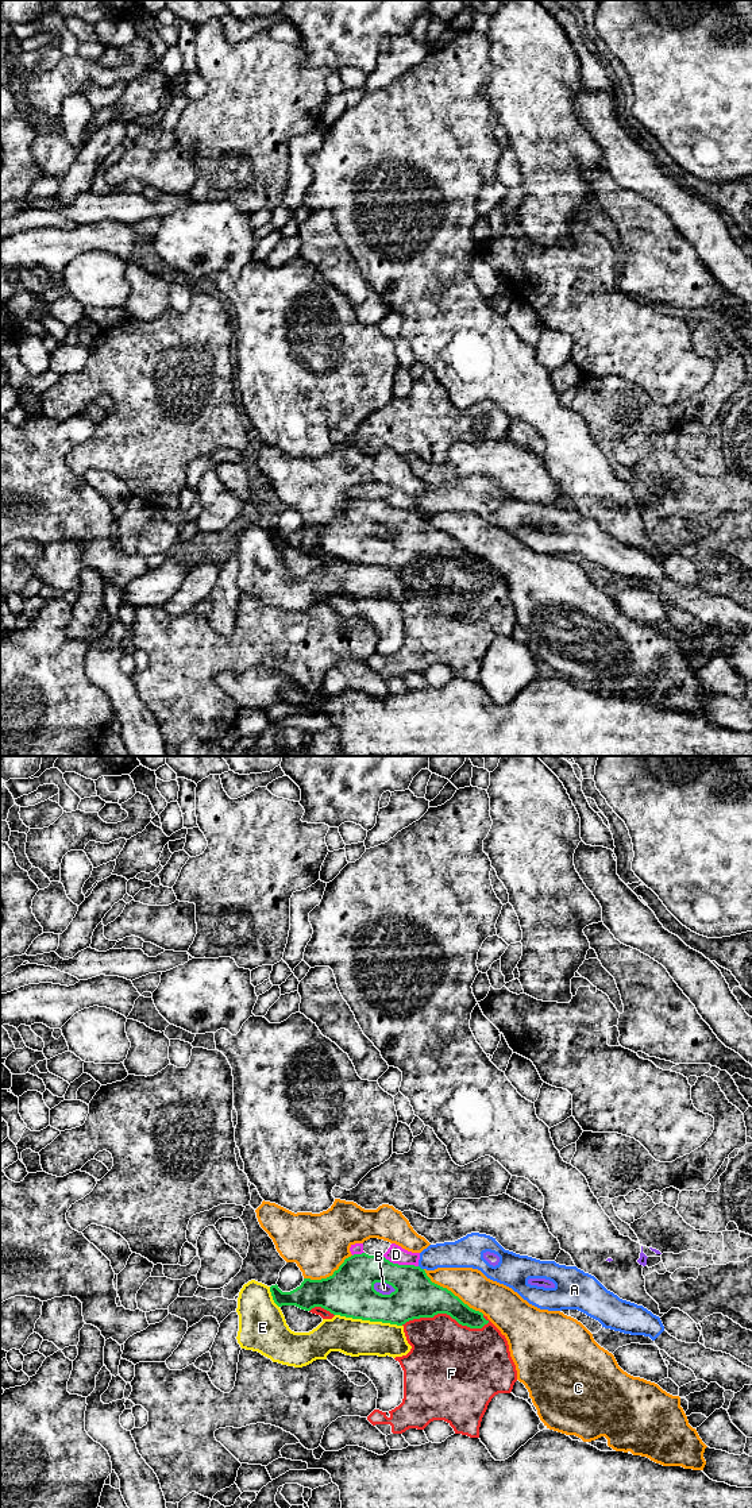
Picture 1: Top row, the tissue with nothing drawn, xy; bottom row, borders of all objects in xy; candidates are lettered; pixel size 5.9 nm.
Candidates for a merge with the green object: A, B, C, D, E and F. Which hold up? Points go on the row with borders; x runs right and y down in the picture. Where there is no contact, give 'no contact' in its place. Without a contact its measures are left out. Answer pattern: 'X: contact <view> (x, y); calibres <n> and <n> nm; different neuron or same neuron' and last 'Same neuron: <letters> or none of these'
A: contact xy (420, 1268); calibres 260 and 160 nm; different neuron
B: contact xy (385, 1281); calibres 300 and 70 nm; different neuron
C: contact xy (451, 1292); calibres 260 and 200 nm; different neuron
D: contact xy (400, 1265); calibres 260 and 110 nm; different neuron
E: contact xy (369, 1319); calibres 300 and 220 nm; different neuron
F: contact xy (444, 1312); calibres 260 and 400 nm; different neuron
Same neuron: none of these

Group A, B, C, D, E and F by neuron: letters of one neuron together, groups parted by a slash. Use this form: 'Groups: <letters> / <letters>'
Groups: A D / B / C / E / F

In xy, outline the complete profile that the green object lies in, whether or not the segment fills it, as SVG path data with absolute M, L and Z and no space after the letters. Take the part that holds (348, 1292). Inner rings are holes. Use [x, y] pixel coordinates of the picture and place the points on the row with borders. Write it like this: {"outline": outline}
{"outline": "M366 1253L346 1258L327 1278L304 1278L290 1292L282 1292L275 1284L270 1292L278 1307L296 1305L305 1311L321 1307L333 1315L397 1326L437 1314L447 1314L470 1328L489 1323L482 1312L432 1283L420 1266L398 1265ZM375 1283L386 1283L396 1291L382 1295L374 1289Z"}

